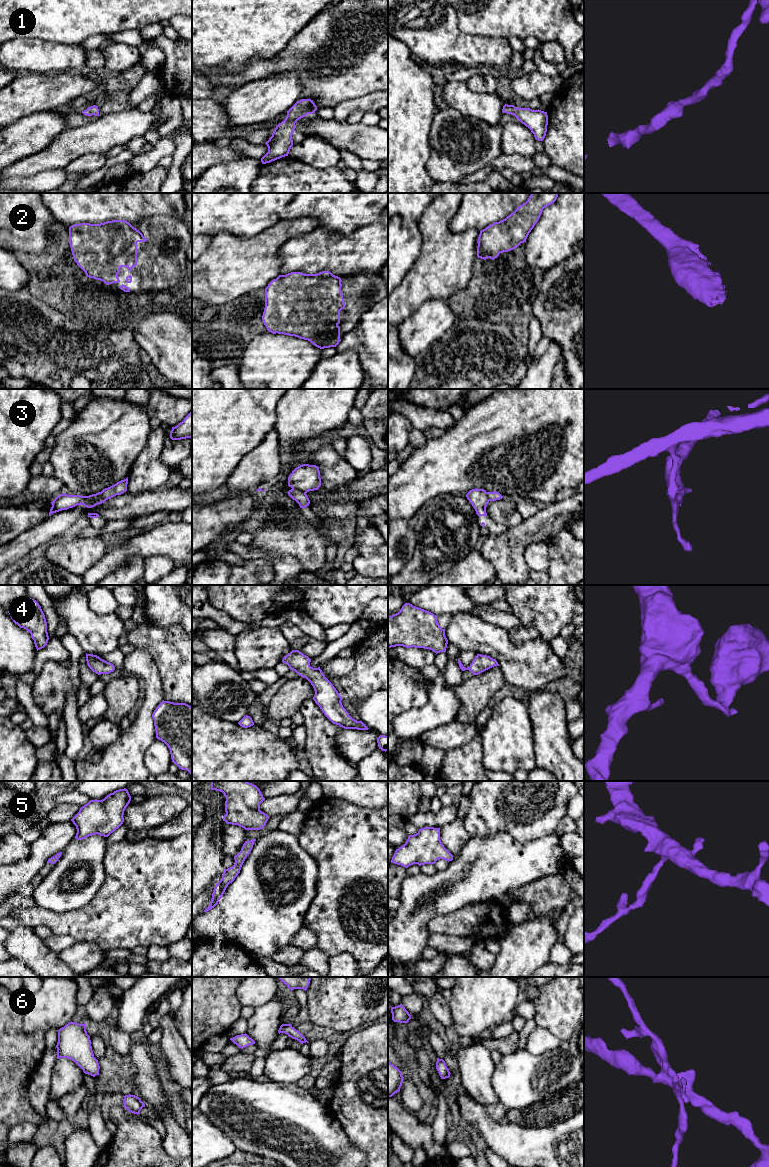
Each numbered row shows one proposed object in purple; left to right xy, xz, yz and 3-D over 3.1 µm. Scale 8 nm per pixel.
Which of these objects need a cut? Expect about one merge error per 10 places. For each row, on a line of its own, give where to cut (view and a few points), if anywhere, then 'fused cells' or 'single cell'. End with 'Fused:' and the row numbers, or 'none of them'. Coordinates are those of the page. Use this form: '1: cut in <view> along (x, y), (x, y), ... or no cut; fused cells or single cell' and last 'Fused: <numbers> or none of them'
1: no cut; single cell
2: no cut; single cell
3: cut in xy along (101, 492), (97, 497), (87, 499), (82, 503); fused cells
4: no cut; single cell
5: no cut; single cell
6: no cut; single cell
Fused: 3

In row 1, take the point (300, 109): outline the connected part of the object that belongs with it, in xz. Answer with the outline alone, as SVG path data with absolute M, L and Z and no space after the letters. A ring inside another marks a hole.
M311 99L297 101L287 111L285 120L276 126L272 136L265 143L268 147L268 152L261 158L262 164L288 156L293 146L292 135L295 130L295 123L306 115L315 113L316 110L317 106Z

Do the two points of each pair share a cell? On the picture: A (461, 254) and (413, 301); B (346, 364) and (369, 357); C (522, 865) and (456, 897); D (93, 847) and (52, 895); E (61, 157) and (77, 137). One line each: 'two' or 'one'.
A: one
B: two
C: one
D: one
E: one

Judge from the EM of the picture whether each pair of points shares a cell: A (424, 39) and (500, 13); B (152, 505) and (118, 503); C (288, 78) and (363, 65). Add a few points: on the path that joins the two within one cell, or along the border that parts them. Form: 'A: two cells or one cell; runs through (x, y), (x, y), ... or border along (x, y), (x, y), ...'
A: two cells; border along (454, 10), (457, 26), (462, 31), (481, 36)
B: one cell; runs through (144, 505), (126, 506)
C: two cells; border along (275, 73), (297, 73), (302, 86), (298, 99)

